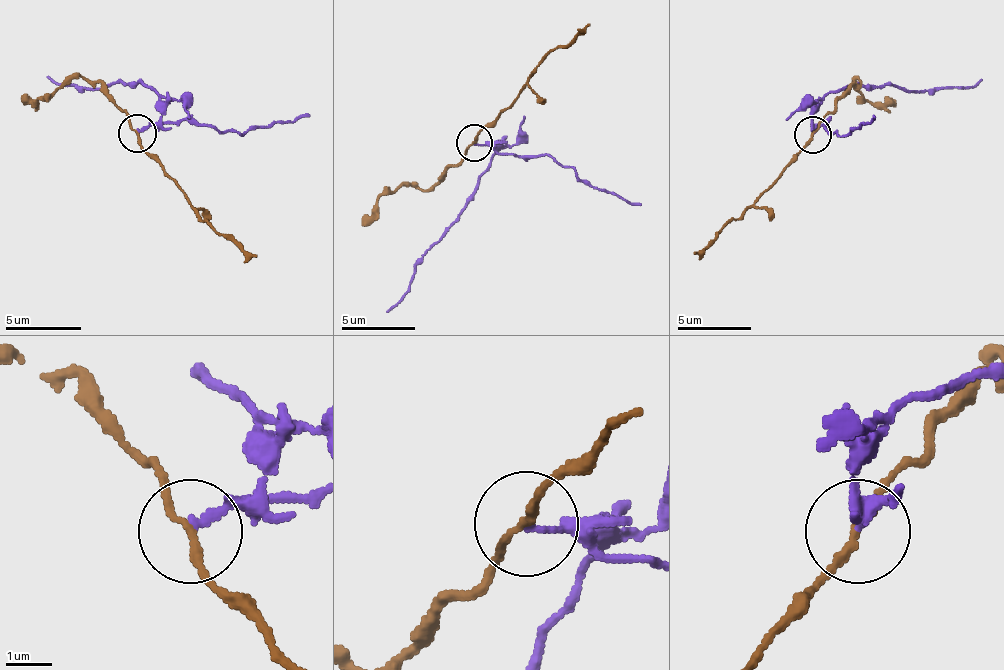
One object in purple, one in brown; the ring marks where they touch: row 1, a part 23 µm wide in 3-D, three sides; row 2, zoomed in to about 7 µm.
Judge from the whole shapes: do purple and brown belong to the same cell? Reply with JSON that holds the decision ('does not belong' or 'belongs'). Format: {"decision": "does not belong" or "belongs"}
{"decision": "does not belong"}

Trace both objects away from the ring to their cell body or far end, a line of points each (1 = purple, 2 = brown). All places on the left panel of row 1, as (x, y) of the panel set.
1: (136, 132), (159, 117), (159, 95), (144, 83), (72, 87), (45, 76)
2: (136, 132), (136, 144), (204, 220), (257, 258)

